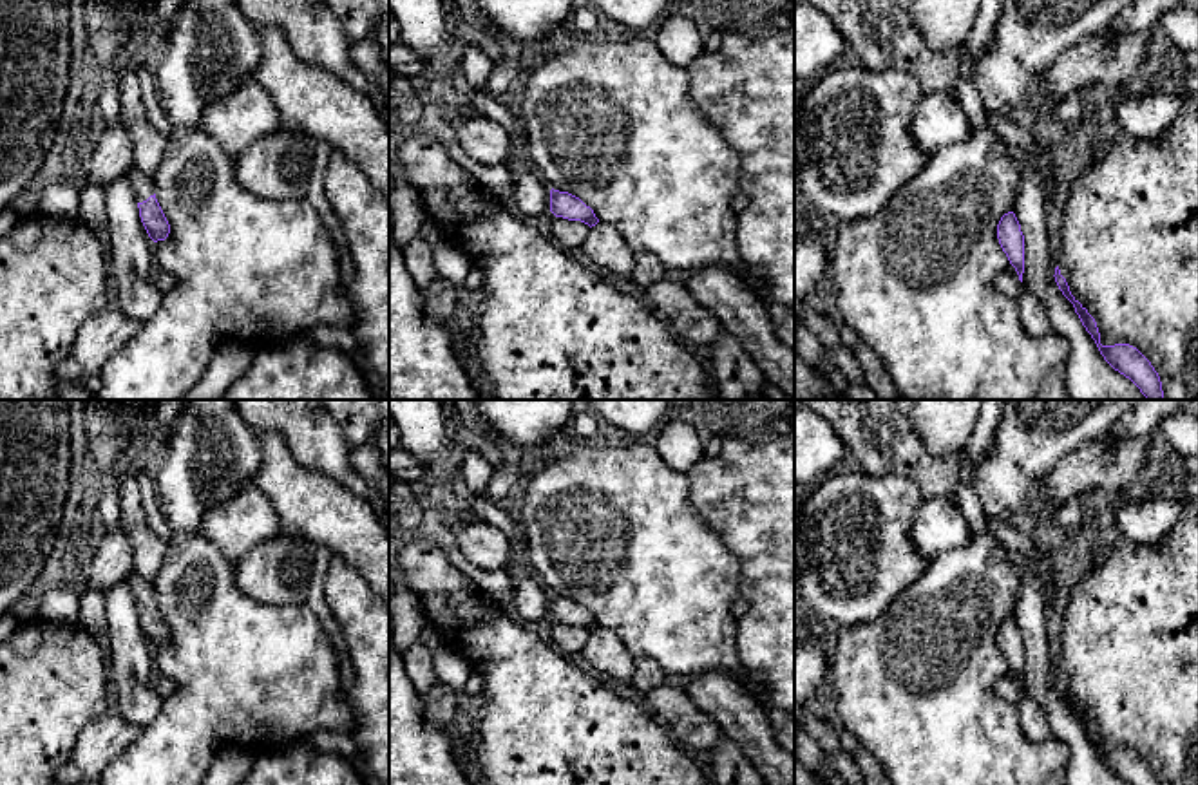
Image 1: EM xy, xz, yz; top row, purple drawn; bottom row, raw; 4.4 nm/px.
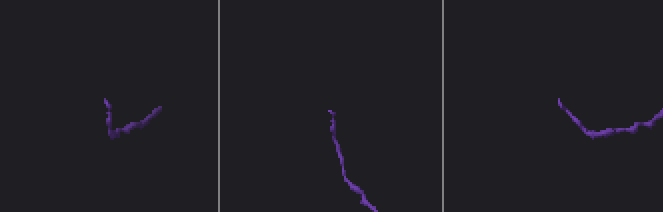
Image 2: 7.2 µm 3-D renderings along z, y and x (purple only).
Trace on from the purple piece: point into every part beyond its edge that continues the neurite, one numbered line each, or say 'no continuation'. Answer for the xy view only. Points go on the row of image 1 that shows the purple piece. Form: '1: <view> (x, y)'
1: xy (143, 187)

